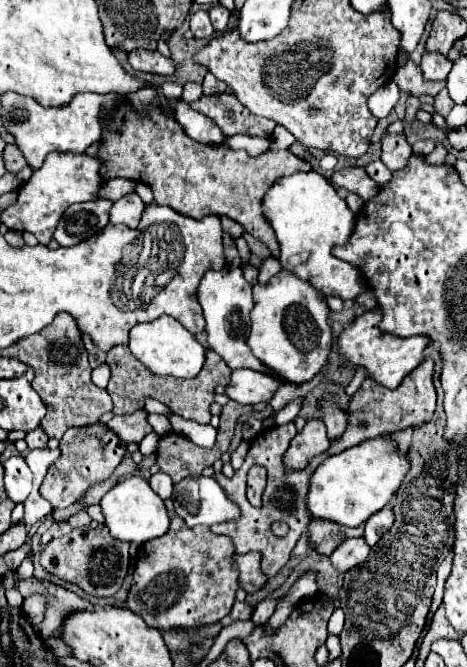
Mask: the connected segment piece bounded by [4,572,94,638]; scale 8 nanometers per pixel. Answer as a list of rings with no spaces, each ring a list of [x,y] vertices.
[[[12,572],[4,580],[6,588],[18,586],[20,594],[24,598],[28,598],[32,594],[40,594],[40,596],[44,596],[48,600],[44,622],[40,622],[38,628],[36,628],[36,632],[42,638],[52,636],[52,632],[62,626],[62,620],[66,620],[66,616],[70,616],[74,612],[80,612],[80,610],[94,610],[94,606],[88,600],[82,600],[74,592],[70,592],[66,588],[60,588],[60,586],[54,586],[52,582],[42,582],[42,580],[36,580],[36,578],[28,578],[28,580],[16,582],[14,576],[16,576],[16,572]]]

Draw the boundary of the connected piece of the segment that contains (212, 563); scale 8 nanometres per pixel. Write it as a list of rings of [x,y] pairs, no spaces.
[[[174,516],[170,530],[140,546],[132,588],[126,606],[158,630],[200,628],[220,622],[232,608],[238,586],[238,572],[232,560],[234,544],[228,536],[212,534],[210,528],[188,528]]]

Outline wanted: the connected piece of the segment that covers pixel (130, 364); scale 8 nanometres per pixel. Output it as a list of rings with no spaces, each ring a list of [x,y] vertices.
[[[114,346],[108,352],[106,364],[110,366],[110,382],[108,382],[108,394],[112,396],[114,408],[112,414],[132,414],[136,410],[142,408],[144,398],[150,396],[158,402],[162,402],[164,406],[168,406],[174,414],[186,418],[186,420],[194,420],[198,424],[208,424],[210,422],[210,404],[214,402],[214,388],[216,386],[226,386],[230,380],[230,368],[224,364],[224,360],[208,350],[206,352],[206,362],[202,372],[192,378],[192,380],[178,380],[178,378],[170,378],[170,376],[156,376],[154,372],[148,372],[130,352],[128,346]]]

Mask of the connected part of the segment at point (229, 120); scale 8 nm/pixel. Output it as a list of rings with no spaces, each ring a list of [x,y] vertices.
[[[232,94],[202,96],[200,100],[192,102],[190,106],[196,112],[212,118],[226,136],[252,134],[258,138],[270,138],[272,130],[276,126],[274,120],[260,118],[260,116],[254,116],[252,112],[248,112]]]

